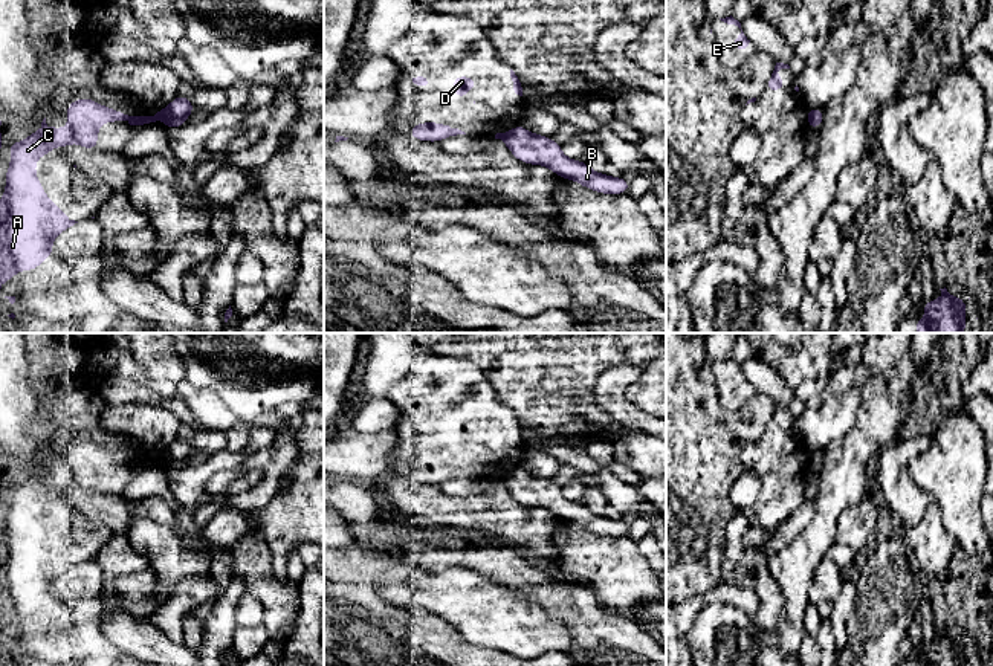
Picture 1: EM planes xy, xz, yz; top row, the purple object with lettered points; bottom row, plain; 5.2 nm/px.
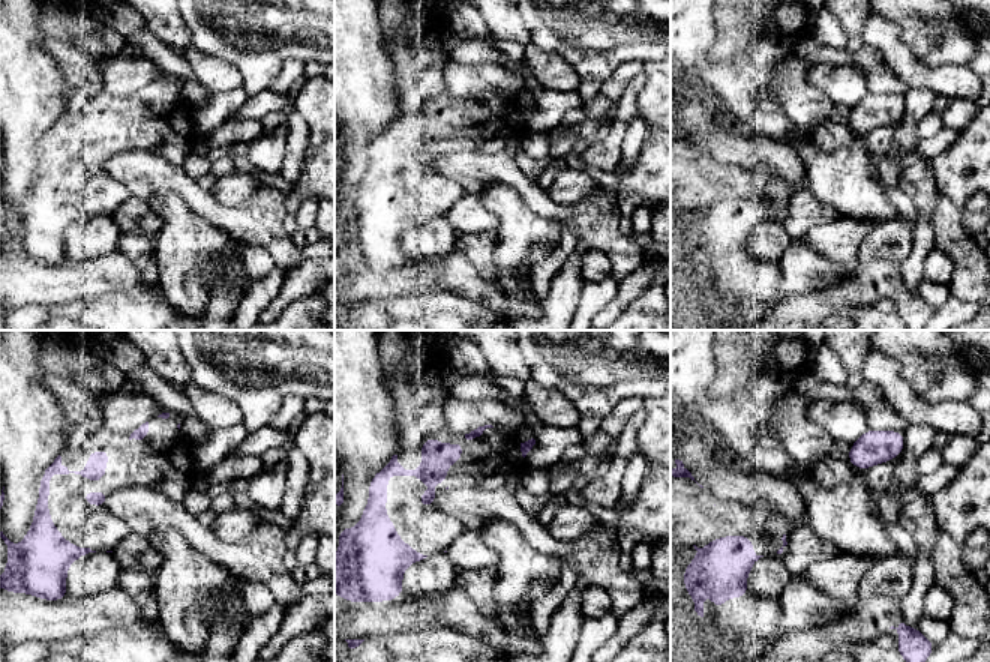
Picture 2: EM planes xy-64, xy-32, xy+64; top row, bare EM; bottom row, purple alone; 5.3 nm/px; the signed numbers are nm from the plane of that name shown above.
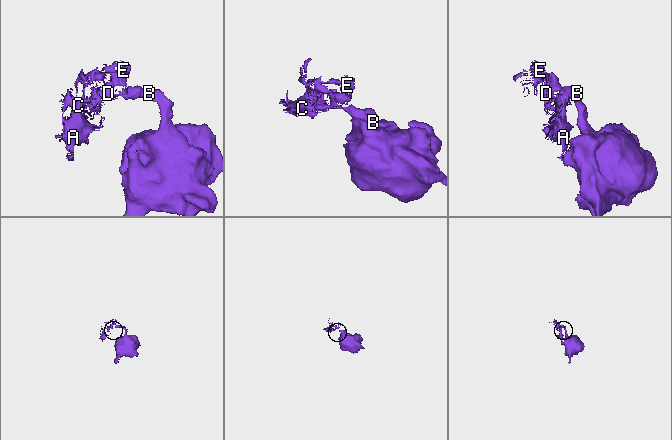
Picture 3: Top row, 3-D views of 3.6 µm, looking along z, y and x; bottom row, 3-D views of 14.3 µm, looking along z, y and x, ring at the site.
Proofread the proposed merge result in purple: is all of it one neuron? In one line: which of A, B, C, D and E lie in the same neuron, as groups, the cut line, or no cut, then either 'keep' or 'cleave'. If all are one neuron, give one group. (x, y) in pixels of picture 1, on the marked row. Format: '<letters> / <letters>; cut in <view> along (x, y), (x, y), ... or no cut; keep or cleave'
A C D E / B; cut in xy along (161, 110), (162, 116); cleave

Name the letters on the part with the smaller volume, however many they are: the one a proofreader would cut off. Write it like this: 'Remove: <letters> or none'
Remove: A, C, D, E

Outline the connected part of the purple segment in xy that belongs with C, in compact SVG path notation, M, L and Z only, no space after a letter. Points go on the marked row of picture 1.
M81 98L69 104L66 116L67 128L49 128L44 118L40 130L21 144L11 139L6 192L0 197L0 289L6 280L15 278L18 269L38 269L43 260L53 257L55 237L78 223L49 200L38 182L34 166L40 156L52 154L53 145L70 147L72 139L87 150L96 150L102 122L144 125L156 122L163 112L156 108L151 116L133 116Z

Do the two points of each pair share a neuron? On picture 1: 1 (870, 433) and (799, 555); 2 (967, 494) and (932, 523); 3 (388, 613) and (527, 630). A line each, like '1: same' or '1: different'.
1: same
2: different
3: different

